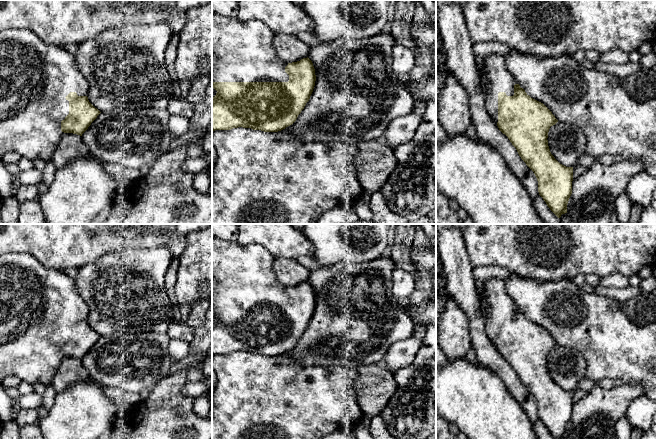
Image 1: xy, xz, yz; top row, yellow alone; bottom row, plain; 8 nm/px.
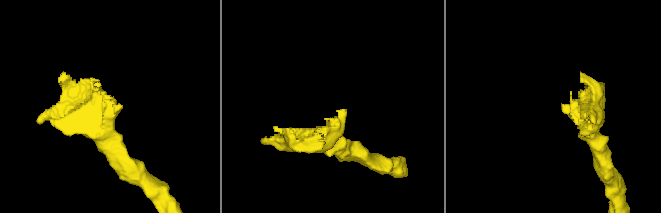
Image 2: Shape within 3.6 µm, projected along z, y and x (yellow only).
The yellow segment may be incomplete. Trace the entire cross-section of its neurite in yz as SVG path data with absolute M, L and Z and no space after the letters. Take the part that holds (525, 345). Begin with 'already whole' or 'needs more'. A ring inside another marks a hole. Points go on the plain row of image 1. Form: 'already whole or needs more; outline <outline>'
needs more; outline M491 278L478 286L478 293L485 292L490 311L485 318L485 330L499 354L516 372L521 383L534 396L539 419L555 439L567 437L572 418L573 391L560 388L548 370L548 356L558 344L541 326L531 322L506 293L505 279Z

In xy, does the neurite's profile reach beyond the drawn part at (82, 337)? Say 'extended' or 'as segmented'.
extended

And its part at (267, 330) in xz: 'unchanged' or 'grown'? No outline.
grown

